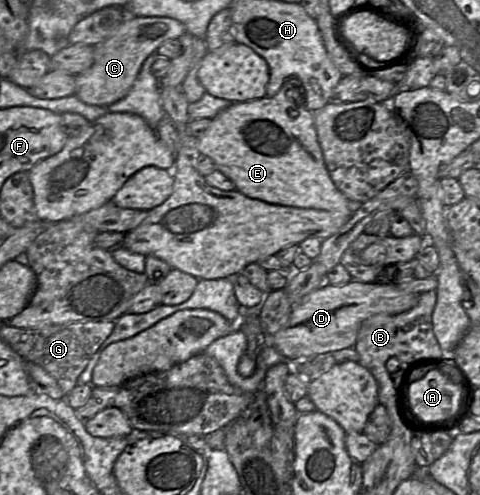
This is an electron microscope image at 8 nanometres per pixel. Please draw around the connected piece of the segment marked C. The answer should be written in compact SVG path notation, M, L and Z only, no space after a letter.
M126 17L113 34L94 46L93 64L79 75L76 75L75 95L84 103L108 107L125 97L132 88L143 63L158 47L168 39L178 39L187 32L184 25L167 17Z

